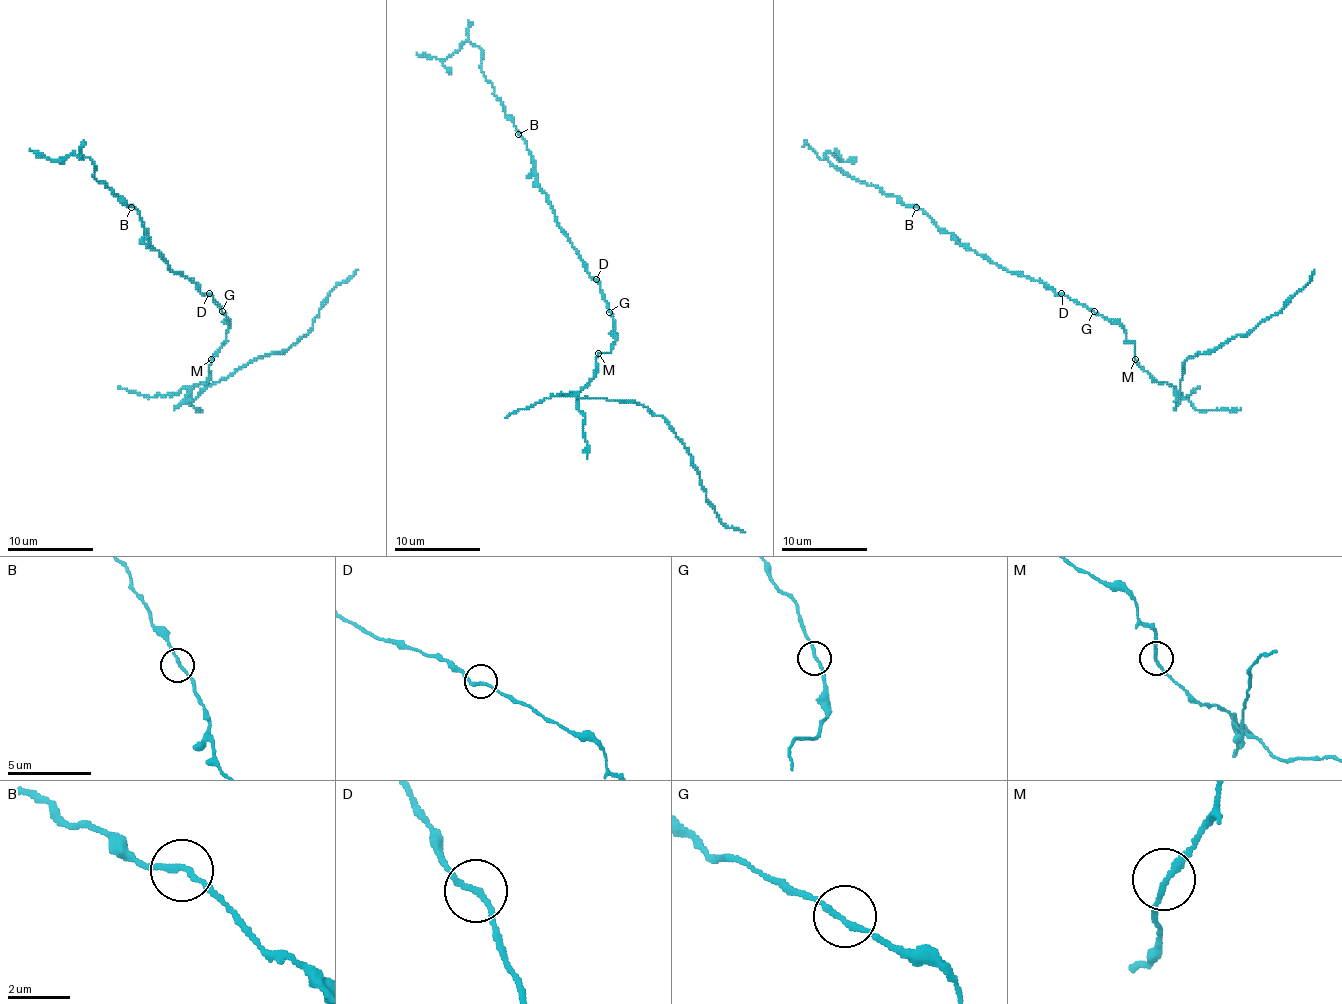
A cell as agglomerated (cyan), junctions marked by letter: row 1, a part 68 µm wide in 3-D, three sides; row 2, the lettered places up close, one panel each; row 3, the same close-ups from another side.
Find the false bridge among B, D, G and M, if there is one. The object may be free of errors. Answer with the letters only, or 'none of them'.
M

